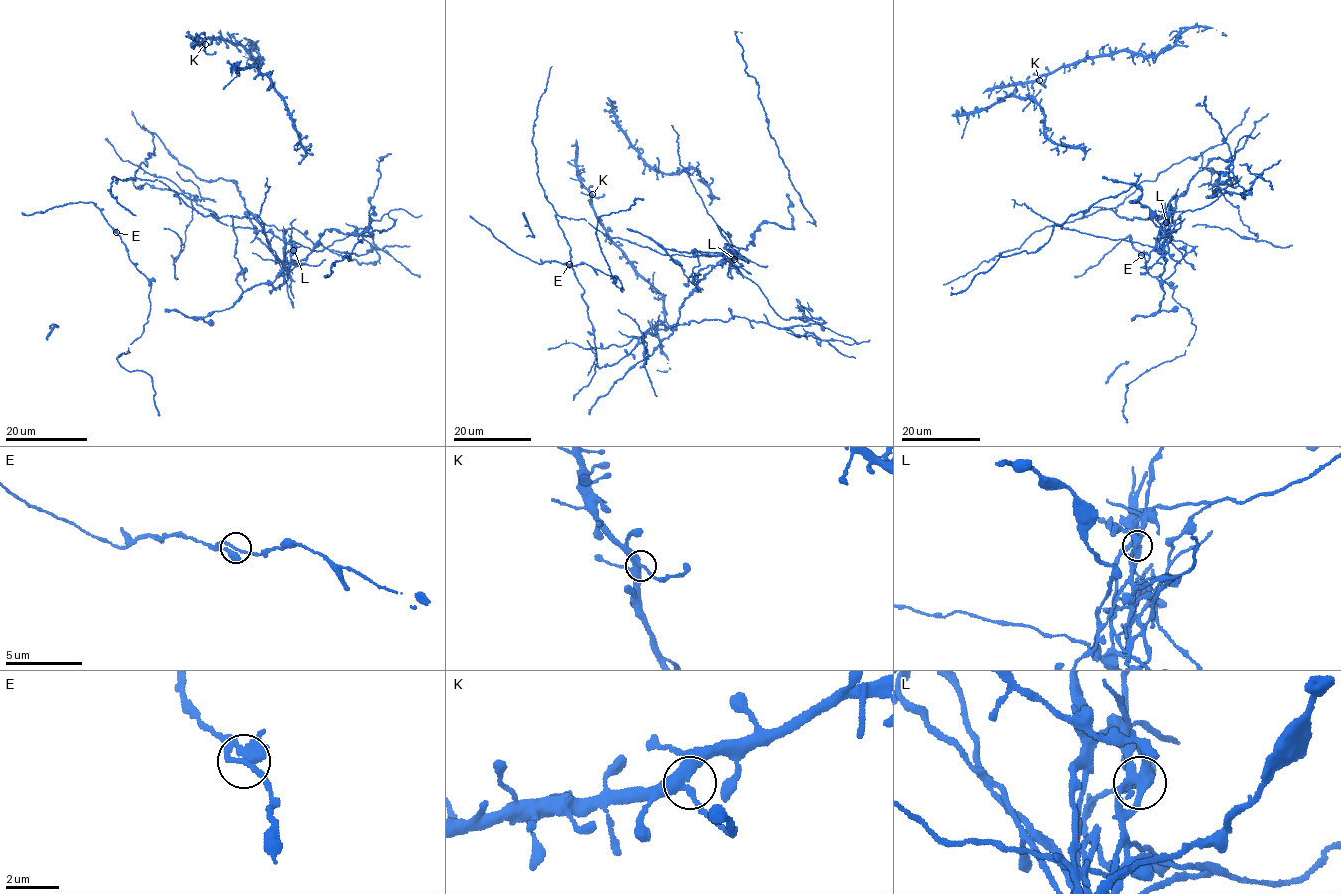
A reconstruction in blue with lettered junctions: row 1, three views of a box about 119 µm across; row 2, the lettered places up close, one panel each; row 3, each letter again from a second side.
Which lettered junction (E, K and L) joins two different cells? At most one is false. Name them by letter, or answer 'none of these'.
L

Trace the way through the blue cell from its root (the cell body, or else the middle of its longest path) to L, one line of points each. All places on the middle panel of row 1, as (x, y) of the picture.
L: (697, 194), (707, 212), (729, 237), (734, 258)

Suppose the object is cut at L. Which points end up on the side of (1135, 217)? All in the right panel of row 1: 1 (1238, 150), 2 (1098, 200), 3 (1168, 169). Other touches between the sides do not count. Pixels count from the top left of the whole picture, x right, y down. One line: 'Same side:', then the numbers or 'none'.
Same side: 2, 3

